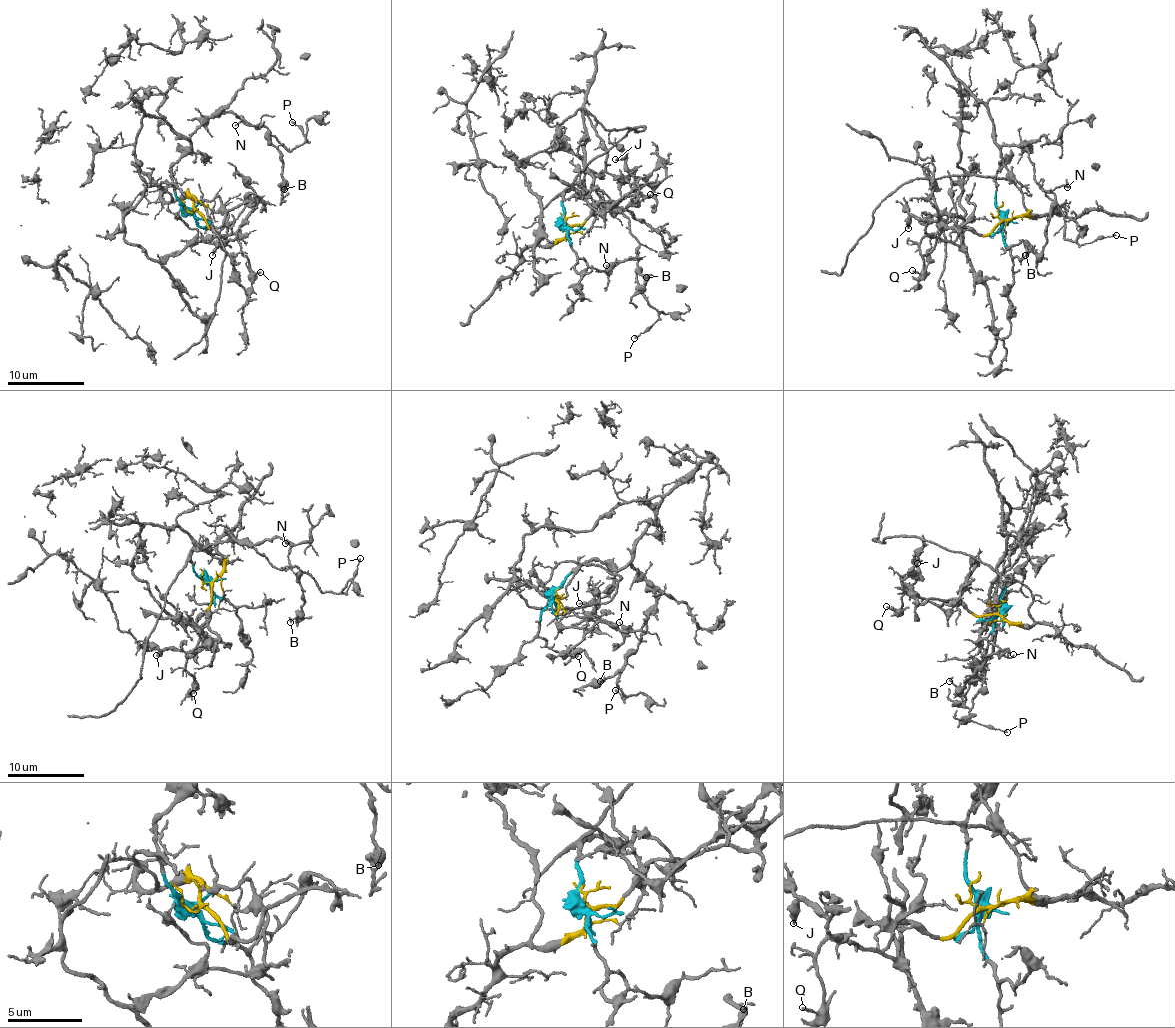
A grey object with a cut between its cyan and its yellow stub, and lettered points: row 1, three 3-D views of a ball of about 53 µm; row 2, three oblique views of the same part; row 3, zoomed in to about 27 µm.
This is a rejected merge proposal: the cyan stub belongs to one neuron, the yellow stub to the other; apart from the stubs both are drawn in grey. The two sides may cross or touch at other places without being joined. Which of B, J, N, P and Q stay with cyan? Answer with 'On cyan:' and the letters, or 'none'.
On cyan: B, N, P

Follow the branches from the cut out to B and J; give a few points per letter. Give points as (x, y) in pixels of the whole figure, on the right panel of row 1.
B: (1003, 217), (995, 176), (1003, 146), (1021, 145), (1037, 185), (1055, 195), (1047, 244), (1026, 255)
J: (1003, 218), (988, 234), (960, 227), (949, 242), (931, 234), (913, 217), (907, 228)

